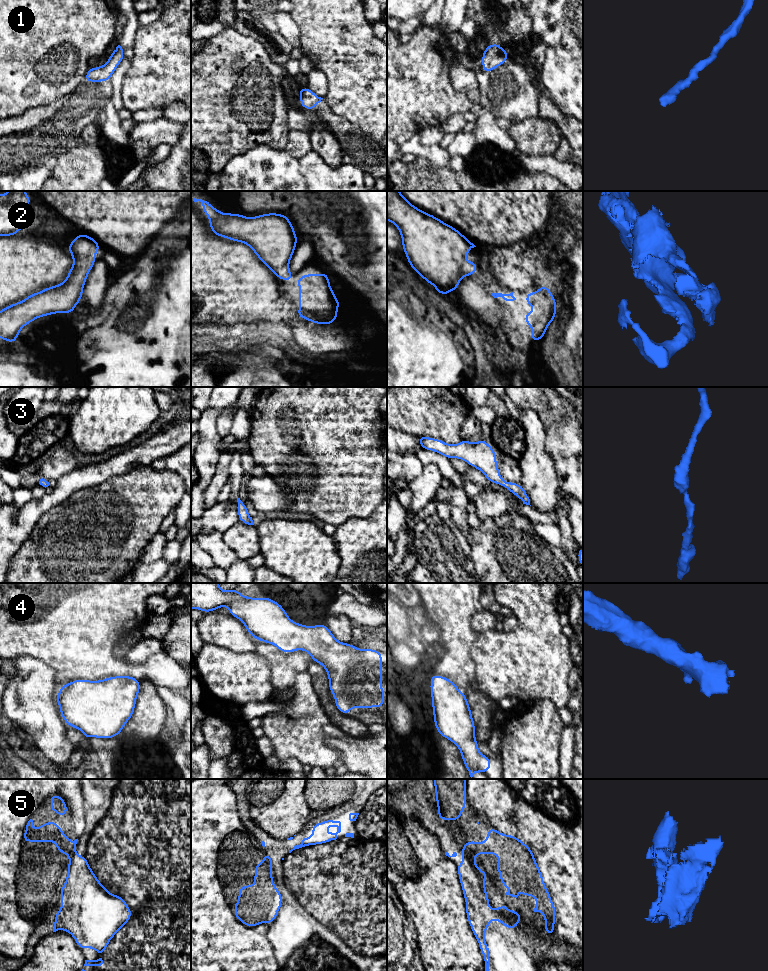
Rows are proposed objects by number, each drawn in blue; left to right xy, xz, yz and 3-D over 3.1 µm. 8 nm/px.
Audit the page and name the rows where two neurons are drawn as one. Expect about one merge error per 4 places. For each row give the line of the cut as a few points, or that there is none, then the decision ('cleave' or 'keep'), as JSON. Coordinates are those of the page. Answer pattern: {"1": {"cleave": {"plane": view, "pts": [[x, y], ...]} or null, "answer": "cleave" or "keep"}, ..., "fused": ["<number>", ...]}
{"1": {"cleave": null, "answer": "keep"}, "2": {"cleave": null, "answer": "keep"}, "3": {"cleave": null, "answer": "keep"}, "4": {"cleave": null, "answer": "keep"}, "5": {"cleave": {"plane": "yz", "pts": [[467, 843], [472, 846], [472, 850], [475, 853]]}, "answer": "cleave"}, "fused": ["5"]}

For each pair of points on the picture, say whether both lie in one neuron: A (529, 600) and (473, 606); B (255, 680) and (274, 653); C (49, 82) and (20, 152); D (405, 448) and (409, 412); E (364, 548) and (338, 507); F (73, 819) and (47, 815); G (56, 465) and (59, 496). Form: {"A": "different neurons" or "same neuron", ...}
{"A": "different neurons", "B": "different neurons", "C": "different neurons", "D": "different neurons", "E": "different neurons", "F": "same neuron", "G": "different neurons"}

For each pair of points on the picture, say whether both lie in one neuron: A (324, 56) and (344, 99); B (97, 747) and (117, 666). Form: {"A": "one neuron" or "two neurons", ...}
{"A": "one neuron", "B": "two neurons"}

